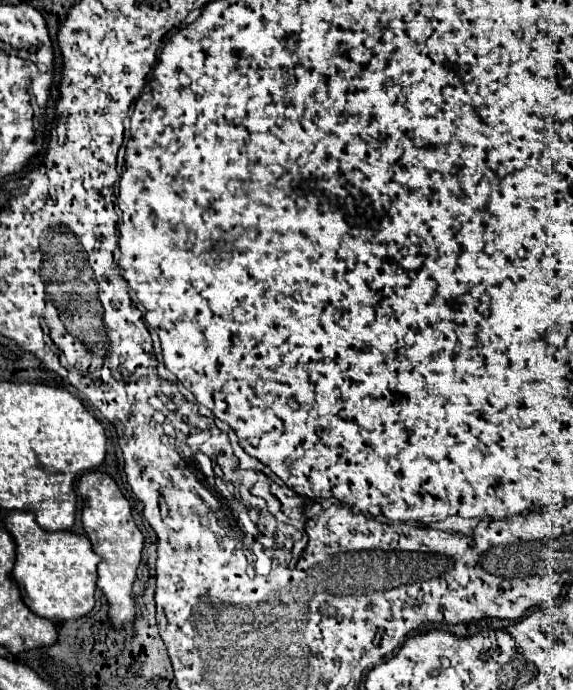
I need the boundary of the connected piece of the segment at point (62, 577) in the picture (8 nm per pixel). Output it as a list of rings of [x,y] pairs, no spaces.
[[[11,511],[5,517],[5,529],[13,537],[17,547],[13,579],[21,587],[23,603],[35,615],[53,623],[61,623],[69,619],[79,619],[93,609],[99,555],[93,553],[87,537],[75,535],[71,531],[45,531],[37,525],[35,515],[29,511]]]

